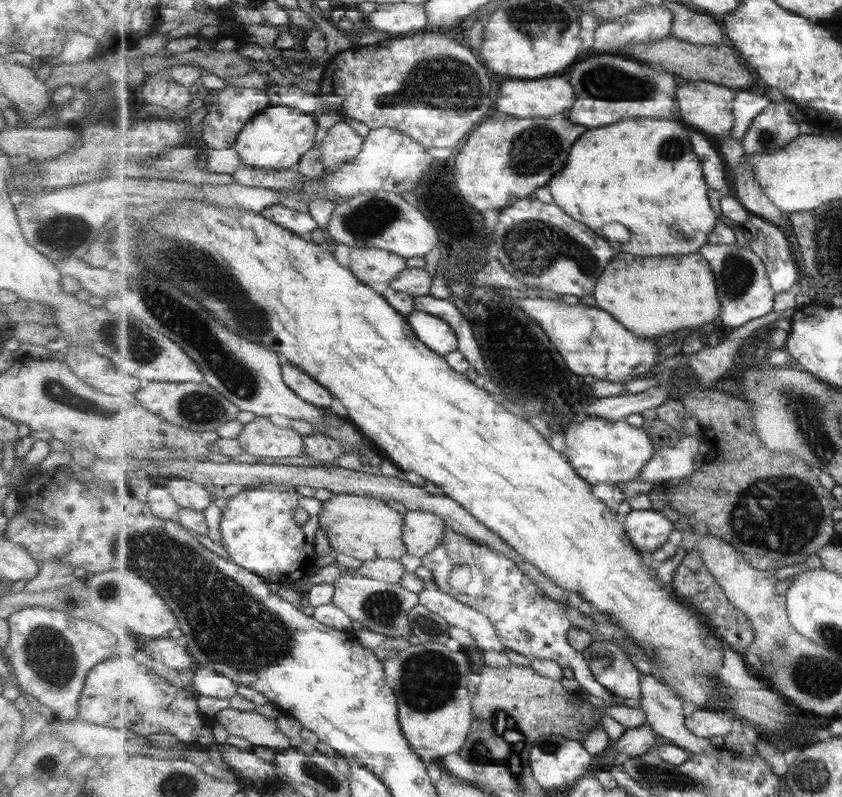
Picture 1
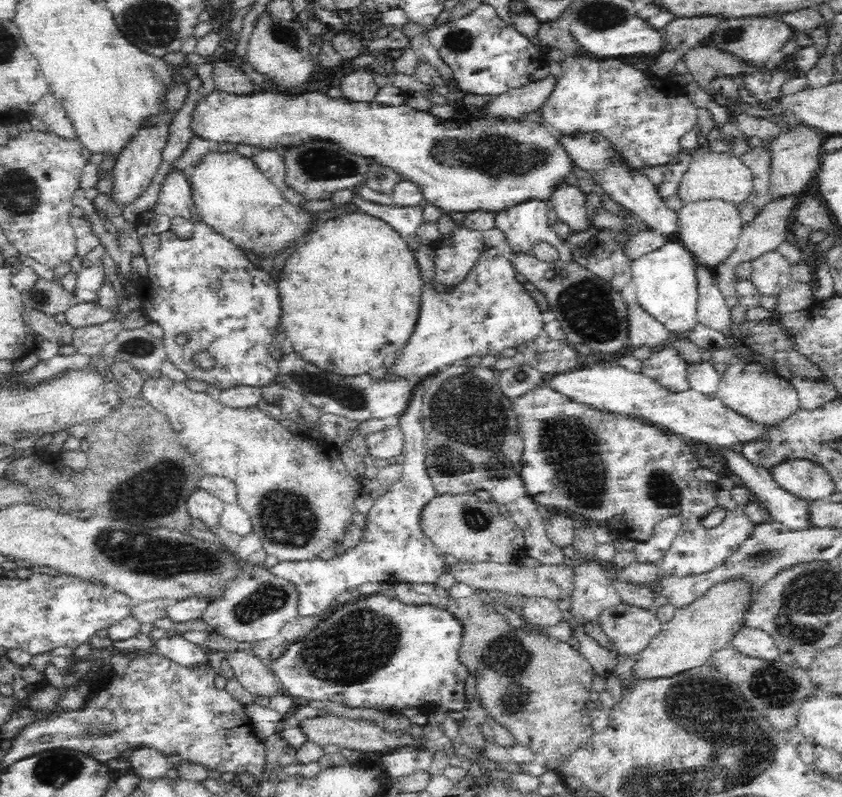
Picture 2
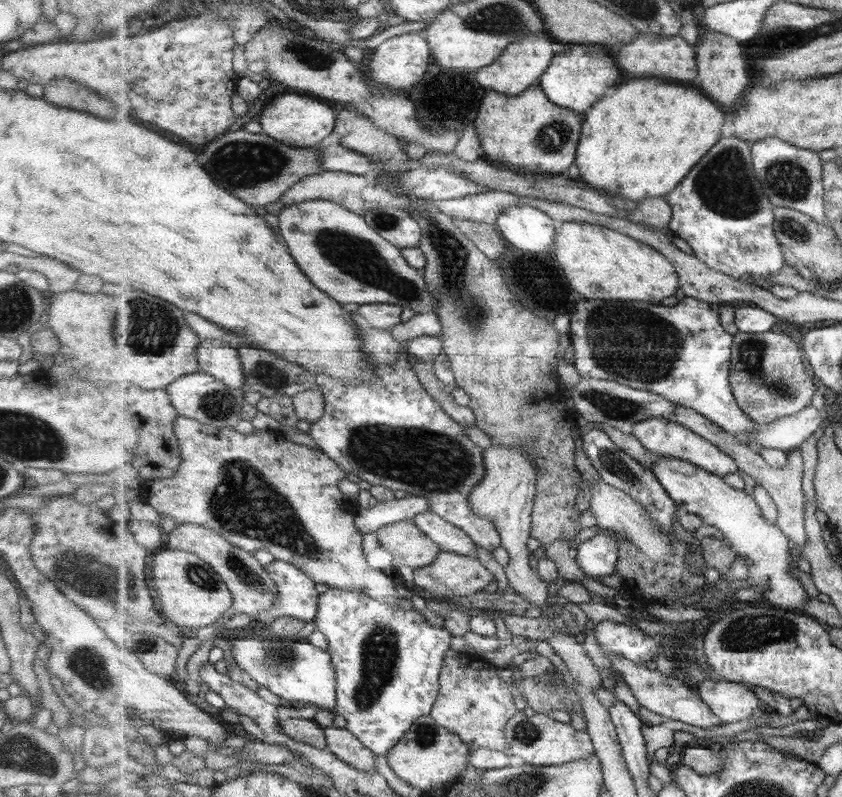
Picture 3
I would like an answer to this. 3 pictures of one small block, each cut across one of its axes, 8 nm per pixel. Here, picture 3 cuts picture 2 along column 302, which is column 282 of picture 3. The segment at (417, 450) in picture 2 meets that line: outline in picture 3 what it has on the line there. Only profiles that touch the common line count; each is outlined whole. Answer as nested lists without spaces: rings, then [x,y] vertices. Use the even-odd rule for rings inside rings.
[[[274,559],[265,565],[278,586],[278,597],[275,606],[267,612],[259,613],[255,618],[271,624],[281,616],[300,618],[311,622],[318,613],[320,594],[315,588],[315,581],[298,566]]]

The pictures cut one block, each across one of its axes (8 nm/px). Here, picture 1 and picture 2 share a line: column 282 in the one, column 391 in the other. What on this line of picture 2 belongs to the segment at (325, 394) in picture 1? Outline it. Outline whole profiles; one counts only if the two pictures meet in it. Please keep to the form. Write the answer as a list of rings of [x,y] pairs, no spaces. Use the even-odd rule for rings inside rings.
[[[486,248],[464,282],[448,294],[440,294],[432,286],[422,290],[416,328],[387,374],[424,379],[440,366],[457,364],[464,358],[496,356],[505,348],[518,348],[544,332],[542,313],[532,294],[516,280],[516,269],[505,249]]]

